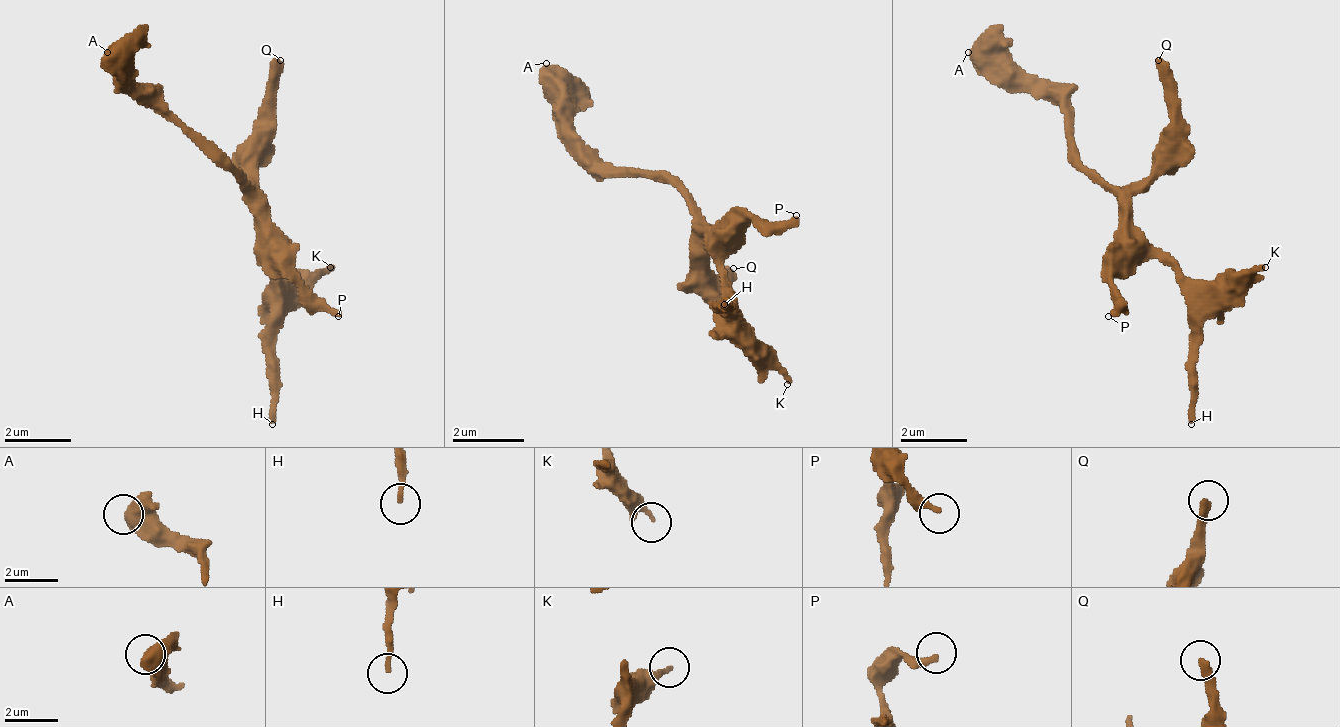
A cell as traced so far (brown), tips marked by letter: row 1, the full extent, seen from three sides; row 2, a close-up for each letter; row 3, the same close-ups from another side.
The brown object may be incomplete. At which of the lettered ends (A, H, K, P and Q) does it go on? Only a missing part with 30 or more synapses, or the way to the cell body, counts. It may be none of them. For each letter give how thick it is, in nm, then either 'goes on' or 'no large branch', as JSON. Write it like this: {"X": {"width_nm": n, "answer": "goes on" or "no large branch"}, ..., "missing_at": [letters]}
{"A": {"width_nm": 650, "answer": "no large branch"}, "H": {"width_nm": 150, "answer": "no large branch"}, "K": {"width_nm": 190, "answer": "no large branch"}, "P": {"width_nm": 240, "answer": "no large branch"}, "Q": {"width_nm": 320, "answer": "goes on"}, "missing_at": ["Q"]}

